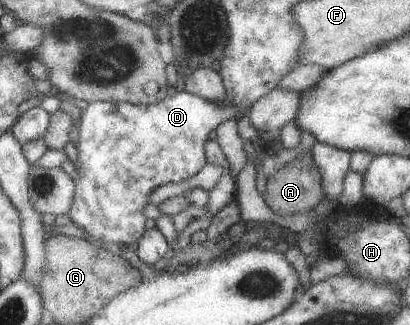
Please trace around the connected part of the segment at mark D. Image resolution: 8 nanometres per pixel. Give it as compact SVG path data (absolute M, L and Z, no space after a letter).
M185 89L148 105L117 101L89 103L80 113L74 135L78 179L75 182L74 201L68 210L70 221L90 239L104 243L113 250L132 247L146 231L144 207L149 204L148 195L152 190L158 185L182 183L194 177L206 165L204 143L213 137L215 129L226 120L237 121L240 117L248 117L250 110L240 113L228 97L224 97L224 101L218 105L218 101L192 95Z

